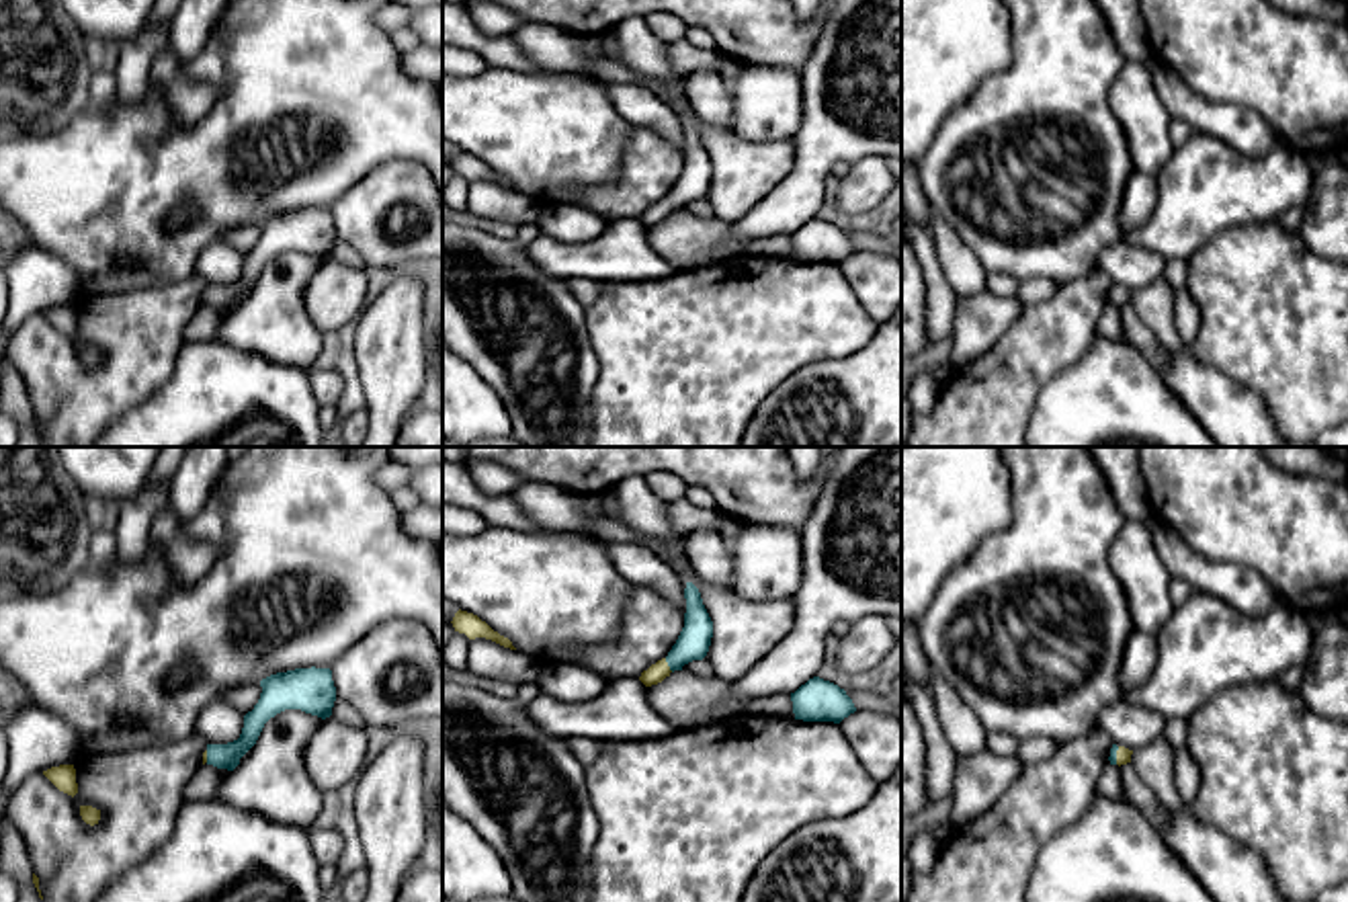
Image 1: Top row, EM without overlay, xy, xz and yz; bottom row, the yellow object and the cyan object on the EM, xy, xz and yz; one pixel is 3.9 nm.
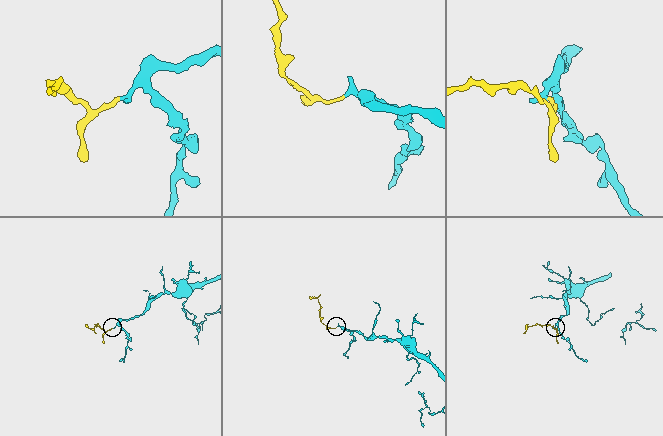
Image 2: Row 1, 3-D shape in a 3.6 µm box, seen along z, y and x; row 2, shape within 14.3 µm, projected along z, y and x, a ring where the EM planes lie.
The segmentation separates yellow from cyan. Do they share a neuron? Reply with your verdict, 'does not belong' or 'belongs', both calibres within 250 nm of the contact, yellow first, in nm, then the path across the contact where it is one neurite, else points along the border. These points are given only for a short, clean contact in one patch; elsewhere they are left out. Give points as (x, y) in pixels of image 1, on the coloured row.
belongs; calibres 80 and 130 nm; way xz (656, 673), (666, 665), (693, 642)

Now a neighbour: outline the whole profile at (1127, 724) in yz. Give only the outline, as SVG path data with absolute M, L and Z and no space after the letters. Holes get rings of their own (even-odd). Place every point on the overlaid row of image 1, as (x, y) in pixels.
M1117 701L1098 718L1098 730L1129 750L1139 750L1162 738L1164 724L1160 713L1131 701Z

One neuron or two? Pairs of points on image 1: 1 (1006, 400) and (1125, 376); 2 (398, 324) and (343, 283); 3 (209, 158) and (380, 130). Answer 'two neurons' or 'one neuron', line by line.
1: two neurons
2: two neurons
3: one neuron

